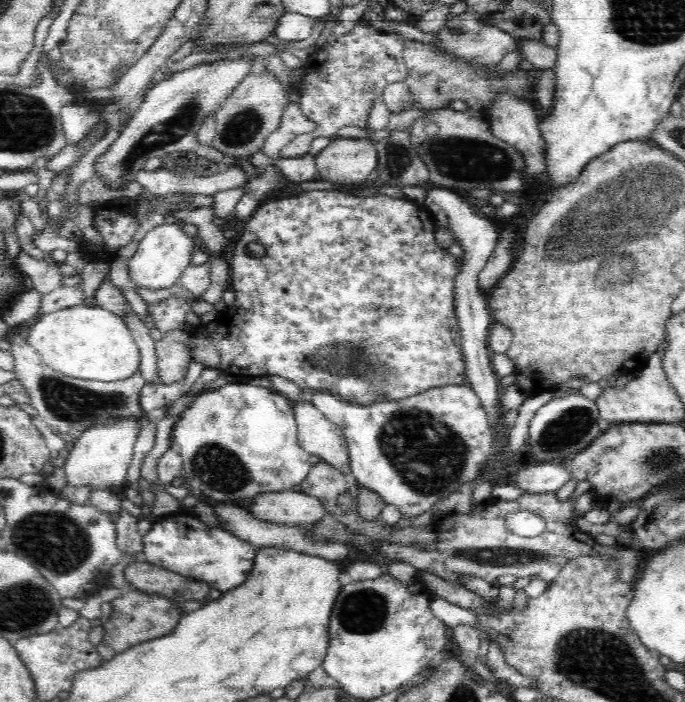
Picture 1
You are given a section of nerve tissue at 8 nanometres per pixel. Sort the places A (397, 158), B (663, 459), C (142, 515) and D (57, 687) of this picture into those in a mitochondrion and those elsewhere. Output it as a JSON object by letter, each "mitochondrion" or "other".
{"A":"mitochondrion","B":"mitochondrion","C":"other","D":"other"}

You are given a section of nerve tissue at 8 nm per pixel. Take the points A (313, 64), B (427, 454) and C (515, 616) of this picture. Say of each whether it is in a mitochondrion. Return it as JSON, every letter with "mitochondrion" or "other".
{"A":"other","B":"mitochondrion","C":"other"}

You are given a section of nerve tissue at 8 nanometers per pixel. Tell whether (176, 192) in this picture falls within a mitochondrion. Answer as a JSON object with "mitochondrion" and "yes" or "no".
{"mitochondrion":"no"}

